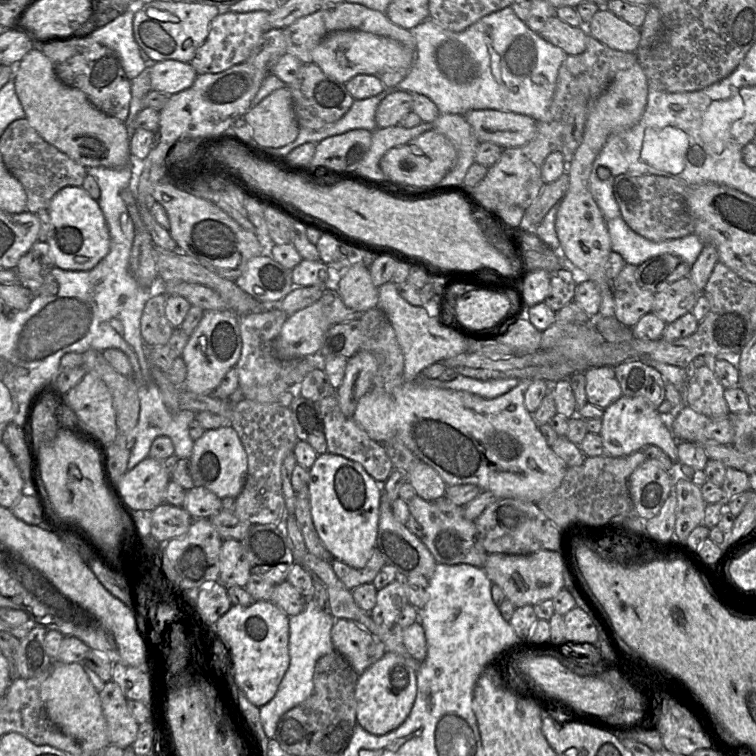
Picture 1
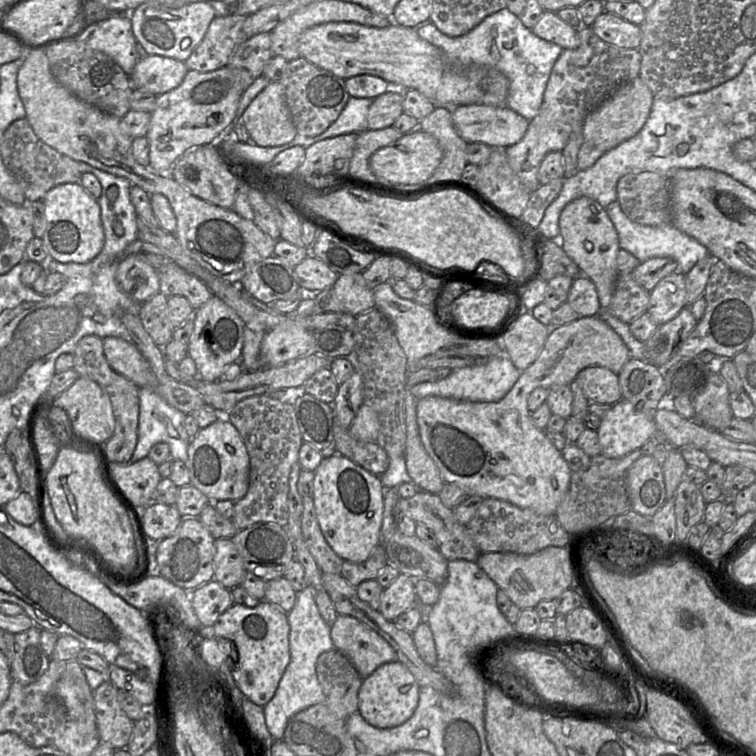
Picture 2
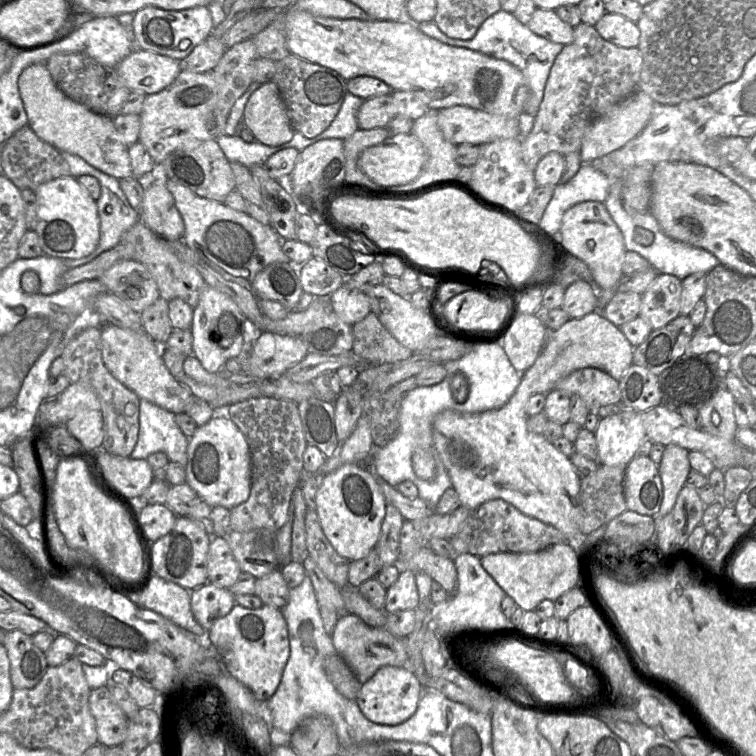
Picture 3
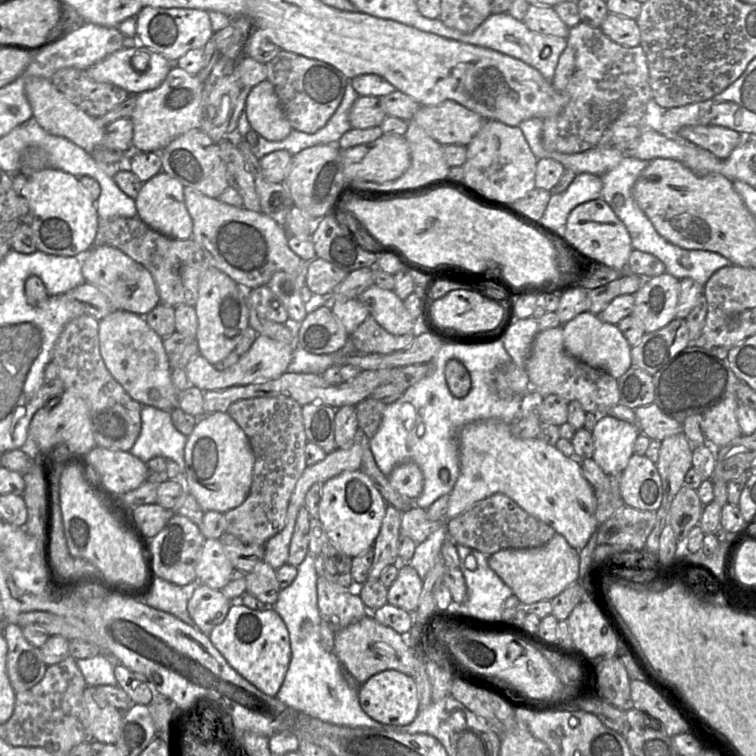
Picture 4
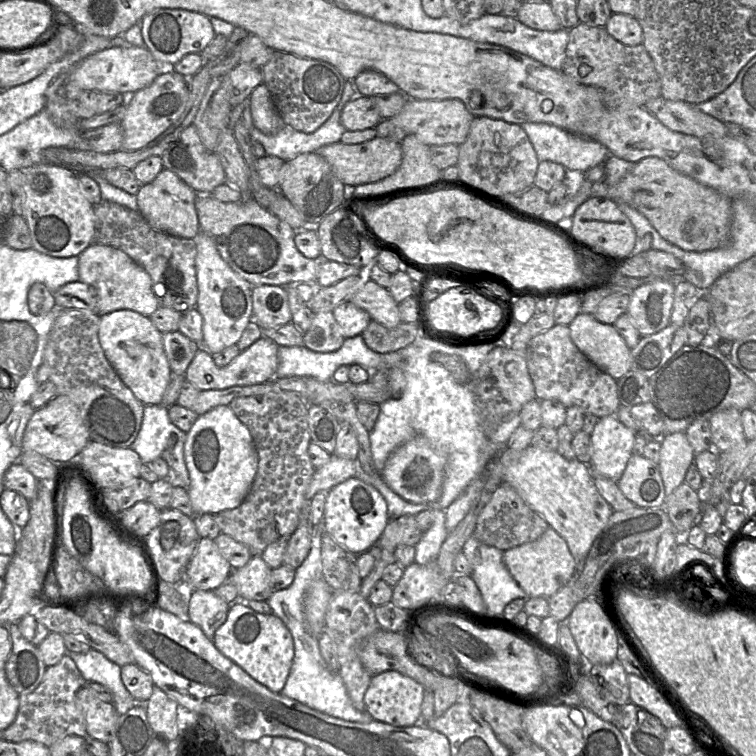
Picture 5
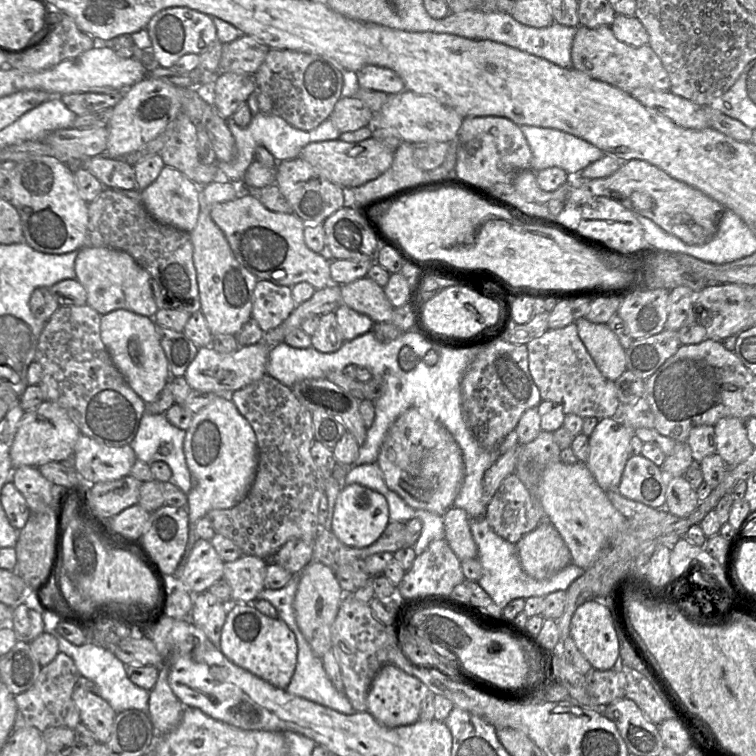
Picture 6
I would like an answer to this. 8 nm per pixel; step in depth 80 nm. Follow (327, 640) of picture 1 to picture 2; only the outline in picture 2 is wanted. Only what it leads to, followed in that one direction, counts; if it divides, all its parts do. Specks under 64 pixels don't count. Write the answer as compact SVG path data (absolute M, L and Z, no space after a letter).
M307 587L297 592L296 602L287 613L290 662L288 663L272 699L263 706L266 727L272 738L282 740L287 722L294 714L324 700L322 688L316 675L318 657L334 648L329 626L322 618L315 601L315 590Z

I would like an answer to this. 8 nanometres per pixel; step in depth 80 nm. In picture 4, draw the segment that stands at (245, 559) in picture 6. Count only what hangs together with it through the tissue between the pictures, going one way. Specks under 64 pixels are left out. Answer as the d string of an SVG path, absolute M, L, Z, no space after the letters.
M264 561L245 574L246 591L267 606L273 606L281 590L276 578L276 570Z

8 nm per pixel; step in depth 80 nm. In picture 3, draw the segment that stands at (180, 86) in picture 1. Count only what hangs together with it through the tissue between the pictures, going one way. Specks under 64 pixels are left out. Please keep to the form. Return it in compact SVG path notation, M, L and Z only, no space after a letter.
M140 49L125 57L115 71L131 92L149 95L171 85L182 70L178 60Z

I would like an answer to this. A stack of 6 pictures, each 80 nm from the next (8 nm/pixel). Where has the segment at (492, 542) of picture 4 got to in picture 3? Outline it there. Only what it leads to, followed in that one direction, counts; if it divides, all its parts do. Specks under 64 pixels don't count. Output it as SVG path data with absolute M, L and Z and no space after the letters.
M502 499L488 500L470 510L456 535L464 542L467 553L478 557L500 552L533 553L567 542L563 533L554 526L523 514Z

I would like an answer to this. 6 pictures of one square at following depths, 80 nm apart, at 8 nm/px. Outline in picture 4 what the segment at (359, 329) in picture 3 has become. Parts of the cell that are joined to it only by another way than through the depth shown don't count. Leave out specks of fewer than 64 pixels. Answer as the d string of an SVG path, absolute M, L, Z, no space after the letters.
M371 316L368 317L350 335L358 353L390 354L408 347L416 333L394 335L381 327Z

